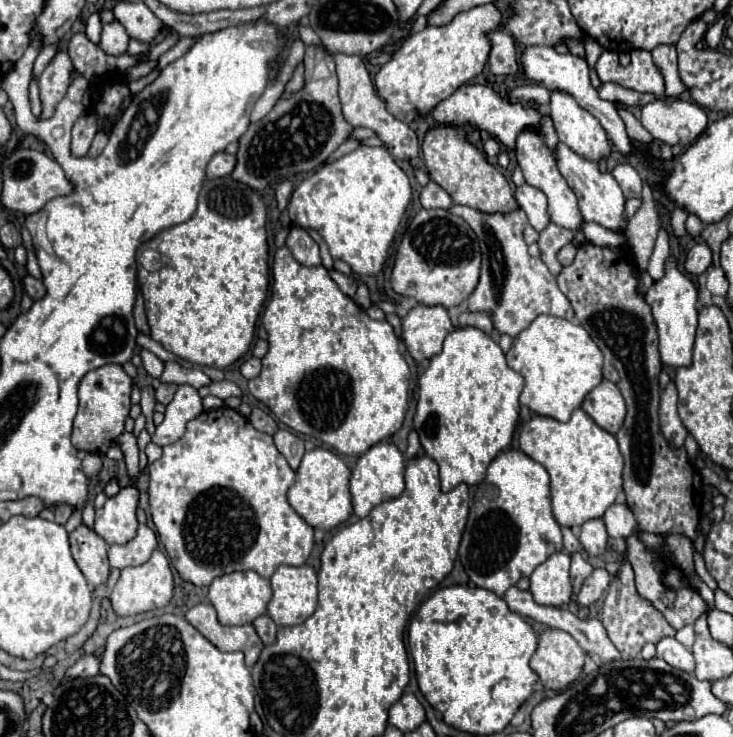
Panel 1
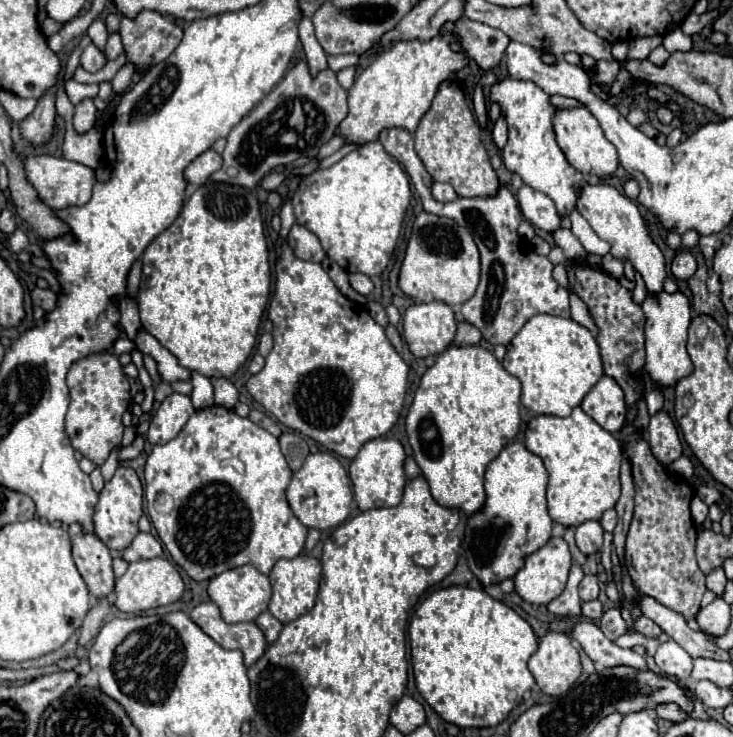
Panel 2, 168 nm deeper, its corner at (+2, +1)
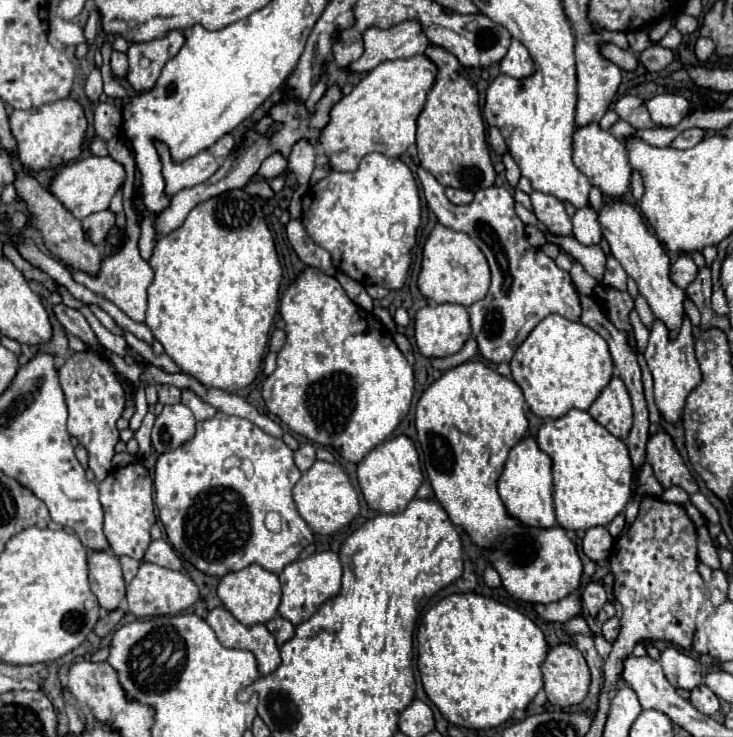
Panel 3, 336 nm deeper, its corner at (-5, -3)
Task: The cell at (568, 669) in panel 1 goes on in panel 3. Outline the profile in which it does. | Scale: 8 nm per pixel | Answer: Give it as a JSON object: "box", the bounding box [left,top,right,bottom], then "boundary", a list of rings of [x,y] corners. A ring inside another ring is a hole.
{"box":[541,643,589,707],"boundary":[[[559,643],[551,647],[541,665],[545,693],[553,705],[571,707],[585,699],[589,691],[589,667],[575,645]]]}

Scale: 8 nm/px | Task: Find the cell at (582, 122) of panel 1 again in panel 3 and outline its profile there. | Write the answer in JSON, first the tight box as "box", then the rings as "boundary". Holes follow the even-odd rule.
{"box":[573,121,631,197],"boundary":[[[597,121],[583,125],[583,127],[575,127],[575,133],[573,133],[573,163],[607,197],[621,197],[629,187],[631,167],[629,167],[625,143],[619,141],[617,137],[613,137],[609,131],[603,131]]]}

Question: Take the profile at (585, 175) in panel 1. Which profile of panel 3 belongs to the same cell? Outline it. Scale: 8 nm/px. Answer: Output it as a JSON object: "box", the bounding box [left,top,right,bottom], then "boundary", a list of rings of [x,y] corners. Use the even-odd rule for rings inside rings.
{"box":[597,201,687,339],"boundary":[[[607,201],[597,215],[599,215],[599,225],[603,231],[603,237],[607,239],[613,257],[621,263],[625,273],[637,281],[639,293],[647,299],[655,317],[661,319],[671,329],[671,339],[673,339],[677,335],[681,321],[683,321],[683,313],[685,313],[683,311],[683,299],[687,295],[669,277],[671,261],[669,261],[667,251],[663,249],[661,241],[655,237],[655,233],[651,233],[647,229],[639,211],[629,203]]]}

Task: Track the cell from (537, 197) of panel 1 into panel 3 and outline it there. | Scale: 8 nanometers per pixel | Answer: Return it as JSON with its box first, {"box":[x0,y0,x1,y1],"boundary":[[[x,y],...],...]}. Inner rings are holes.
{"box":[531,191,571,235],"boundary":[[[539,191],[531,193],[533,213],[535,217],[547,225],[547,229],[555,235],[571,235],[571,219],[565,213],[565,205],[553,195],[545,195]]]}

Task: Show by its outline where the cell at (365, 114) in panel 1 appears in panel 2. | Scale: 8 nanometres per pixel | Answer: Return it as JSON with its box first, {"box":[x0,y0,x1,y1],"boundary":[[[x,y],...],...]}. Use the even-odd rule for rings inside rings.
{"box":[380,129,570,345],"boundary":[[[400,129],[382,131],[380,143],[394,159],[398,159],[398,163],[410,175],[422,199],[424,211],[454,219],[458,225],[466,227],[472,233],[472,239],[478,245],[482,259],[482,277],[476,295],[468,299],[460,309],[464,321],[474,325],[488,343],[508,345],[514,339],[514,335],[524,327],[524,323],[538,313],[570,317],[568,291],[552,279],[554,265],[548,261],[548,257],[540,256],[531,247],[525,246],[522,237],[518,235],[522,213],[518,209],[514,195],[506,187],[500,187],[492,197],[460,197],[452,205],[436,201],[432,197],[432,177],[422,165],[420,157],[414,153],[412,135],[404,133],[404,143],[400,143],[398,135]]]}

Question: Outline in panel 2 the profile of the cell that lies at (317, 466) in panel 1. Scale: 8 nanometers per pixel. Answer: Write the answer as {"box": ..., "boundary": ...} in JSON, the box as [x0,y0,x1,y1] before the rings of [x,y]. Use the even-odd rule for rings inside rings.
{"box":[286,451,352,531],"boundary":[[[322,451],[312,453],[306,457],[304,465],[292,475],[286,497],[288,497],[290,509],[300,519],[302,525],[318,529],[318,531],[330,529],[344,523],[350,515],[350,503],[352,503],[350,477],[334,455],[322,453]]]}

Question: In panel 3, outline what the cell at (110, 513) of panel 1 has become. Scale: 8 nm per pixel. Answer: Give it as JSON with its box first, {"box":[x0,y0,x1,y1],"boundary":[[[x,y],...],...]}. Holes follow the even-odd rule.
{"box":[99,461,155,561],"boundary":[[[137,461],[121,469],[113,469],[105,481],[99,483],[101,505],[105,511],[105,537],[115,555],[129,555],[143,561],[147,545],[151,543],[149,529],[155,523],[155,503],[153,503],[153,479],[149,471]]]}

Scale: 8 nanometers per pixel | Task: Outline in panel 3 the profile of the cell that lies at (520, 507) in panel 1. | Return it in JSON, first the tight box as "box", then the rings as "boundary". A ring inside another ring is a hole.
{"box":[497,439,555,527],"boundary":[[[535,439],[519,441],[505,463],[505,469],[497,481],[497,491],[507,507],[507,513],[527,527],[553,527],[555,507],[553,507],[553,477],[551,459],[537,447]]]}

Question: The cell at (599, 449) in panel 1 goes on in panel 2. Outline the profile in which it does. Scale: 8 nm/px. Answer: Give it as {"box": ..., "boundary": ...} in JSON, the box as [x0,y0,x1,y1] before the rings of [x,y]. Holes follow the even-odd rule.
{"box":[526,407,622,527],"boundary":[[[576,407],[568,417],[554,417],[554,415],[534,417],[526,427],[526,449],[542,457],[546,465],[546,471],[550,475],[548,511],[556,523],[564,527],[578,527],[584,521],[600,519],[606,509],[612,509],[616,505],[616,499],[620,497],[620,461],[622,461],[620,441],[612,433],[602,429],[580,407]]]}

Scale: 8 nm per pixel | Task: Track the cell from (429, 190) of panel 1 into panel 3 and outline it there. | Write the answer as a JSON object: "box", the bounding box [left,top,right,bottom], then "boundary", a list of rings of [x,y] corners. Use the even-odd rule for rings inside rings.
{"box":[445,187,473,205],"boundary":[[[447,187],[447,189],[445,189],[445,195],[447,195],[447,199],[449,199],[451,203],[455,203],[455,205],[467,205],[467,203],[471,203],[471,199],[473,199],[473,193],[471,193],[471,191],[453,189],[453,187]]]}

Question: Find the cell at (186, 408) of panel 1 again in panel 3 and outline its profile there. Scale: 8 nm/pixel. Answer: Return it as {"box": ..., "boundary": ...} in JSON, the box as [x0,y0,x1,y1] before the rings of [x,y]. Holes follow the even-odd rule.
{"box":[151,405,195,453],"boundary":[[[165,405],[161,415],[155,419],[151,431],[151,443],[159,453],[173,451],[187,439],[195,435],[195,417],[193,411],[183,405]]]}

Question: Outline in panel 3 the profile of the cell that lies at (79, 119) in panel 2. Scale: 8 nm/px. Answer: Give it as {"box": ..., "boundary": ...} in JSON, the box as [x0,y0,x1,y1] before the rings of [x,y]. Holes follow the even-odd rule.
{"box":[85,67,103,103],"boundary":[[[95,67],[87,79],[87,85],[85,85],[85,95],[91,103],[99,103],[99,97],[101,97],[103,89],[101,89],[101,71],[99,67]]]}

